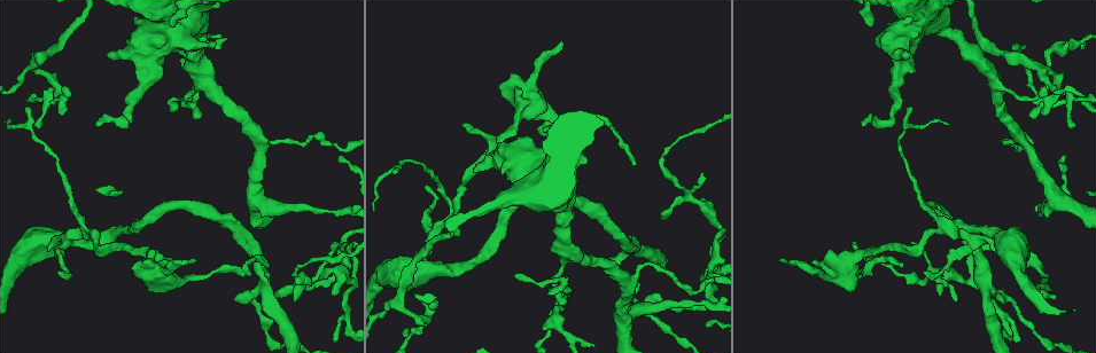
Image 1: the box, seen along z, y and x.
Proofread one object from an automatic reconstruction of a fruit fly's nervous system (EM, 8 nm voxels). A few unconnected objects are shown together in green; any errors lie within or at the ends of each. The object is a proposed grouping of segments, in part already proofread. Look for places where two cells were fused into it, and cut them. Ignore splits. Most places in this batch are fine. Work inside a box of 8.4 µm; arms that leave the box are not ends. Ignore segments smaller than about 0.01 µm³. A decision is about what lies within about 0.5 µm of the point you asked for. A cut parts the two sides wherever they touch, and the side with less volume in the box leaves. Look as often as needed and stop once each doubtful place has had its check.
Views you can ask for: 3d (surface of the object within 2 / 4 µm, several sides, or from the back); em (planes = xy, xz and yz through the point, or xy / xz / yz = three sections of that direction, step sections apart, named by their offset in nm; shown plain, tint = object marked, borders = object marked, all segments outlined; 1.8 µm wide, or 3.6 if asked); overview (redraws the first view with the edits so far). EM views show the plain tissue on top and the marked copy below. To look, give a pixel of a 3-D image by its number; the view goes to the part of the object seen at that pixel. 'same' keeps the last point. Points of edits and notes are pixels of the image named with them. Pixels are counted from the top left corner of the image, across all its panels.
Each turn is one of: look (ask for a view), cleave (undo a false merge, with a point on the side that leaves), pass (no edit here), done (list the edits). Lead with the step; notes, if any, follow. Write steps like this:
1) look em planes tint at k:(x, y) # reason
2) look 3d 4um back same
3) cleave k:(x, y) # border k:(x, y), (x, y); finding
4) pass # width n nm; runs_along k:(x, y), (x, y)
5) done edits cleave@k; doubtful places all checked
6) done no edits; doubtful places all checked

look em planes tint at 1:(692, 199)

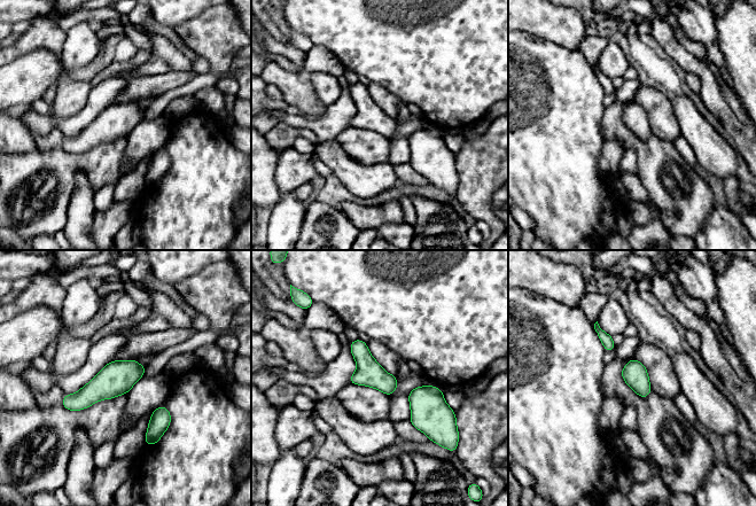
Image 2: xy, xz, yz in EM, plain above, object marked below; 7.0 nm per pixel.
pass # continuous, no second cell

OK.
look 3d 4um at 1:(523, 104)

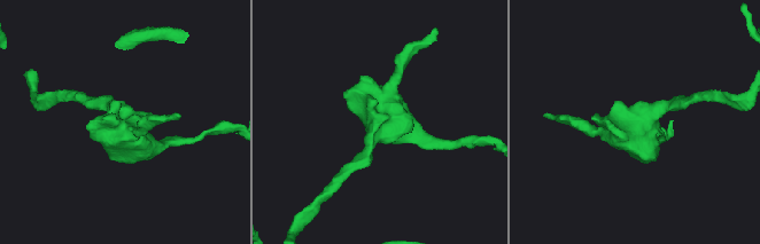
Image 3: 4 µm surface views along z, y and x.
look em 3.6um planes borders at 3:(637, 133)

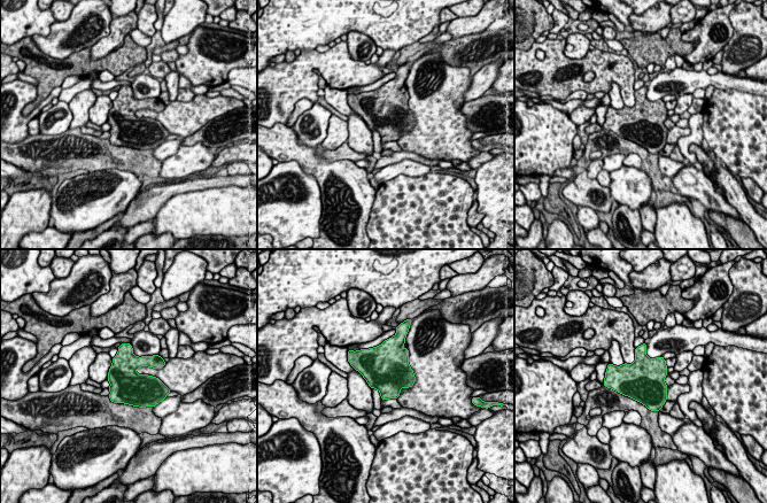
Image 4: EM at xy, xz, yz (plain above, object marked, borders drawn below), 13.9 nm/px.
pass # width 480 nm; continuous, no second cell

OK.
look 3d 2um at 1:(58, 87) # abrupt turn

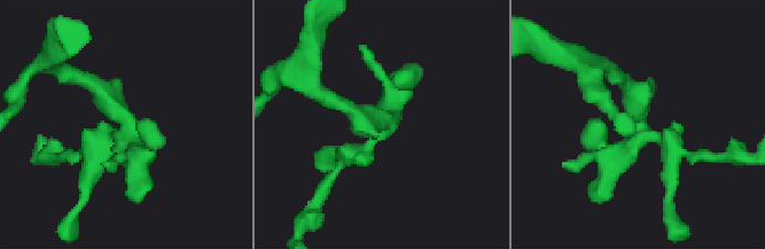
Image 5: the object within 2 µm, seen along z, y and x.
look em xy step 16 tint at 5:(640, 128)

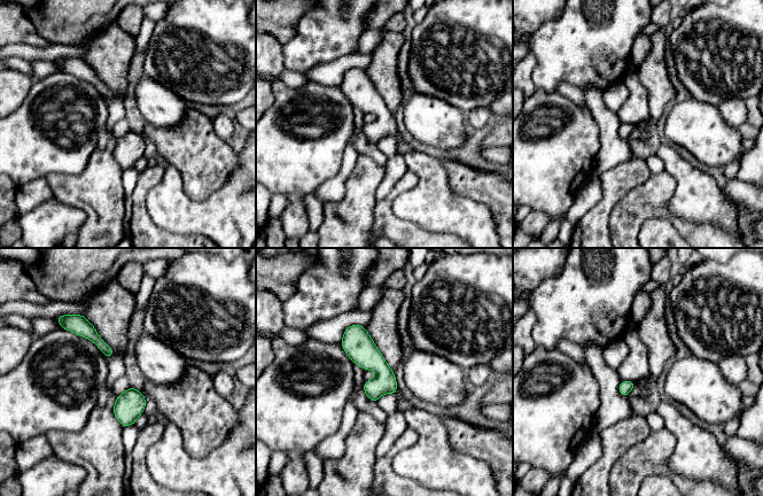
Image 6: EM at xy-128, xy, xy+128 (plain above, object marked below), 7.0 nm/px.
pass # runs_along 6:(349, 330), (382, 370), (392, 390); all the same cell

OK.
done no edits; doubtful places all checked

